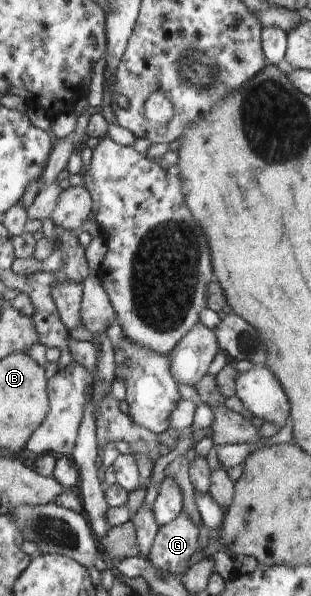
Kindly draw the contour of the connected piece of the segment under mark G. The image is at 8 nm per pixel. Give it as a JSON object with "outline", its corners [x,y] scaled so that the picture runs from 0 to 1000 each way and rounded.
{"outline":[[[585,856],[547,879],[508,886],[469,940],[521,963],[585,970],[617,941],[640,933],[640,896],[643,883],[621,878]]]}

